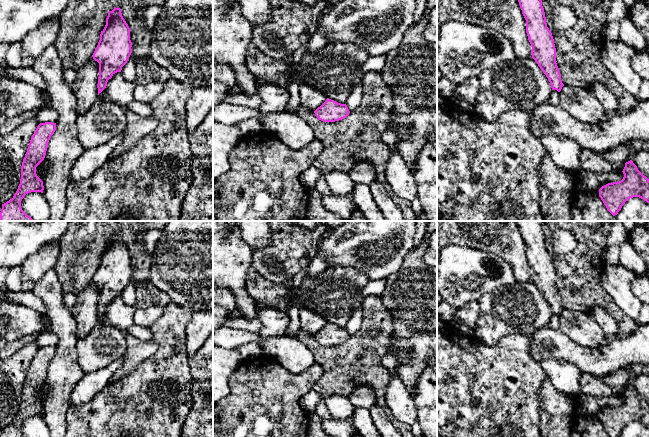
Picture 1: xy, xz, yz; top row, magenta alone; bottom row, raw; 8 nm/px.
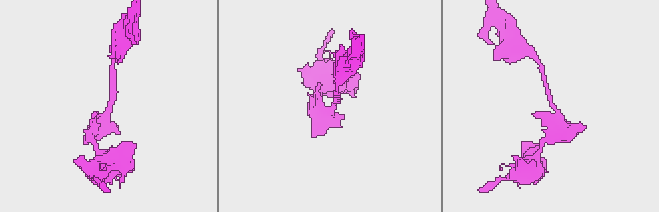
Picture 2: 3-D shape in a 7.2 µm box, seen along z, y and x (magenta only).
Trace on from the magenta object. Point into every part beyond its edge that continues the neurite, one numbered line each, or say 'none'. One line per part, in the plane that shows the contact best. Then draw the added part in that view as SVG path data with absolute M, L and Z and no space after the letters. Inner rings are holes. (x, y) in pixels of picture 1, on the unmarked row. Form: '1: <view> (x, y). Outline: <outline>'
none

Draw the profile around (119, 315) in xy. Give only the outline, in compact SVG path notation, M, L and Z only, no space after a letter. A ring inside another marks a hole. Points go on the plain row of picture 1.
M117 296L108 304L106 312L98 319L98 323L111 325L125 332L134 326L135 311L135 306L126 305L122 296Z

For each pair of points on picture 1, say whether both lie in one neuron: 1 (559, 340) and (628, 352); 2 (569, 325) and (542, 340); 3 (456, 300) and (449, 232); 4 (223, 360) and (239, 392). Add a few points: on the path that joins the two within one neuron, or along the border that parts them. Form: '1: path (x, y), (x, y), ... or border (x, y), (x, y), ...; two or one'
1: path (576, 354), (595, 362), (605, 361), (611, 356); one
2: border (559, 328), (580, 343); two
3: border (447, 244), (466, 245), (473, 248); two
4: border (244, 359), (230, 375), (229, 392), (224, 397); two

